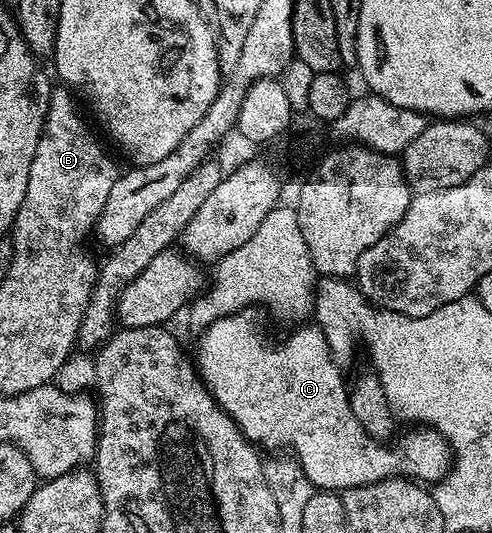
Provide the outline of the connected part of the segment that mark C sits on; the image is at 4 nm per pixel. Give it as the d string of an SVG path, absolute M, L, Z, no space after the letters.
M247 308L238 311L237 314L229 314L214 322L211 326L205 327L201 331L202 339L198 342L198 358L196 357L196 369L200 381L206 385L206 389L210 391L210 395L218 402L221 408L230 419L238 426L238 431L245 436L247 440L257 444L266 452L282 452L291 446L293 457L296 458L302 466L304 473L308 476L308 480L318 490L328 490L331 492L341 492L348 488L356 488L364 484L376 484L385 478L409 478L419 484L437 484L446 477L452 465L452 451L449 444L444 440L442 434L437 434L435 430L429 428L410 428L410 431L401 438L395 437L389 444L378 442L372 436L368 436L368 432L364 432L364 428L360 424L360 420L356 420L356 416L350 407L350 395L348 393L348 382L342 379L342 374L338 371L339 363L330 356L330 349L326 343L326 337L322 335L321 330L314 324L302 324L291 332L287 338L282 338L273 346L266 339L266 334L262 331L262 326L258 323L258 318L253 309Z

